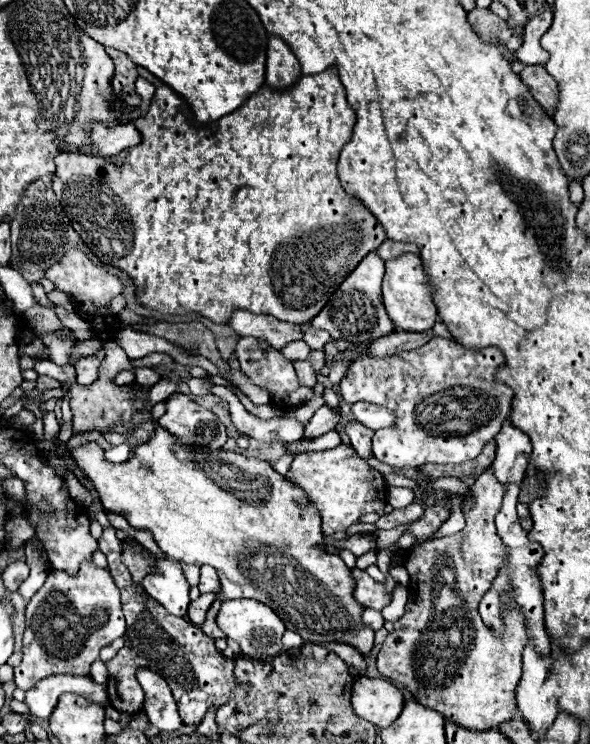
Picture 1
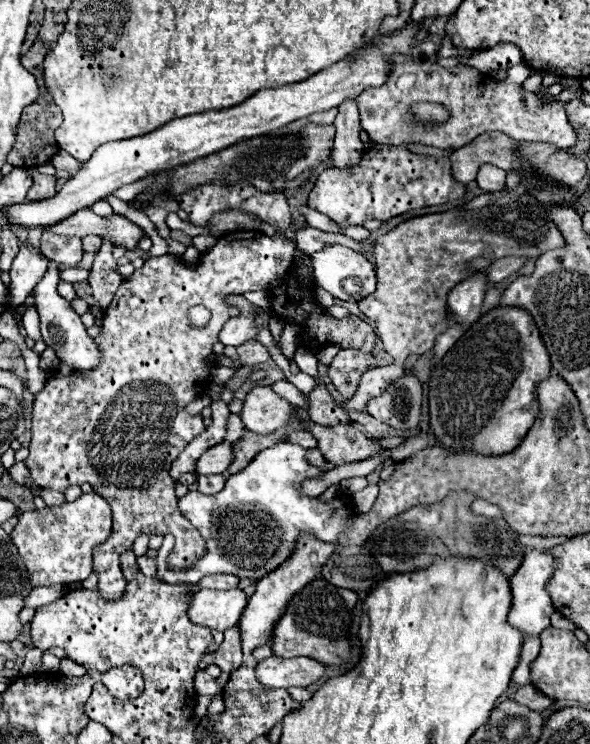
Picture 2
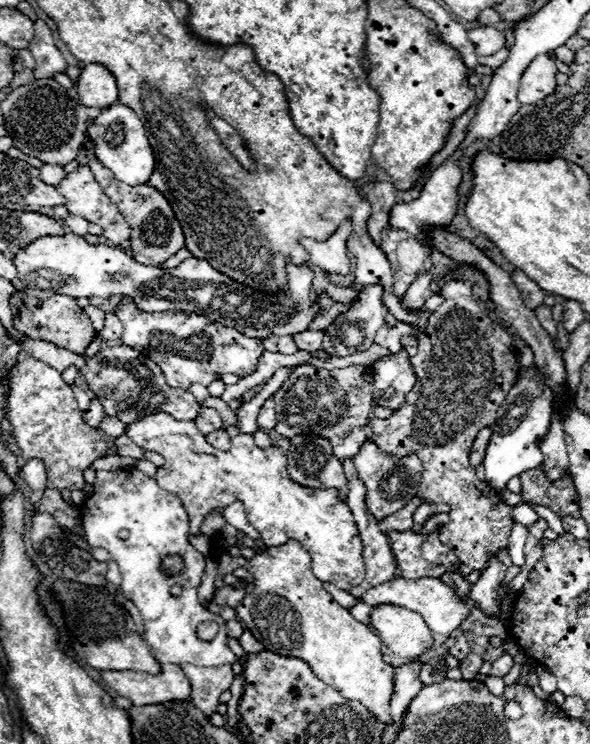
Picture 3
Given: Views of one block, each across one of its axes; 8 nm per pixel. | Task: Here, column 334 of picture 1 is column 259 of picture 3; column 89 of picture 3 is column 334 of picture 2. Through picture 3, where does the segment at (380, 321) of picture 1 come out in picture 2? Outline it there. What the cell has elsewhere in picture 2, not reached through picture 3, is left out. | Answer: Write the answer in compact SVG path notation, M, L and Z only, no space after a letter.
M328 244L320 252L314 252L310 258L312 258L312 266L314 266L316 286L324 288L338 300L360 302L362 298L366 298L368 294L372 294L376 290L376 272L374 272L372 262L348 246Z

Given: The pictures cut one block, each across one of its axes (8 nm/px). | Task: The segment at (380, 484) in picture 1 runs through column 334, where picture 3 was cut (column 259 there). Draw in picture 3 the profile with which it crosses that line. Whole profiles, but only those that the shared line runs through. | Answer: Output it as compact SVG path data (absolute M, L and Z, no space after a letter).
M166 412L150 414L134 424L128 424L126 436L134 444L142 446L144 450L154 450L164 456L166 462L156 470L156 482L160 484L160 488L180 498L182 506L190 516L192 534L200 534L200 524L212 508L222 508L240 500L246 508L250 524L256 526L256 530L262 534L262 542L266 546L282 546L288 540L298 540L312 558L312 572L322 582L332 582L340 590L350 590L352 586L358 586L360 582L364 582L366 578L364 556L362 556L364 546L346 500L340 500L338 490L332 490L332 488L320 490L320 488L308 488L308 486L296 484L286 472L288 460L280 448L274 448L274 446L258 448L250 434L238 434L232 438L232 448L228 452L220 452L206 442L206 438L196 428L194 420L174 420Z

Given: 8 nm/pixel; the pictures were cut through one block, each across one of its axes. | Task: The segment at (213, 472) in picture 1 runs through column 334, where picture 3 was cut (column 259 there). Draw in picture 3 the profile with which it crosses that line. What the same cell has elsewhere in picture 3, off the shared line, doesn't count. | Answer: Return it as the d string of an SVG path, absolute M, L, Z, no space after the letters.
M290 540L280 548L256 554L252 560L222 554L218 558L218 576L230 574L238 566L246 568L254 578L252 594L236 606L238 618L254 638L274 654L308 662L322 682L340 690L344 698L362 702L382 724L390 724L388 708L394 692L394 666L382 660L380 638L324 590L310 568L308 552L296 540Z

